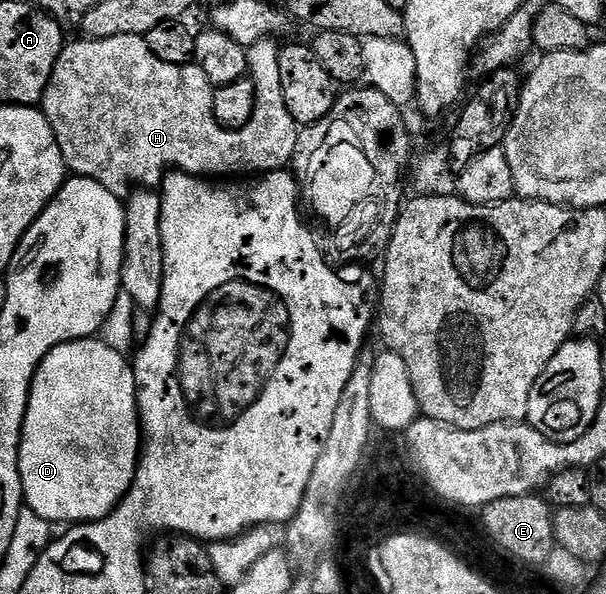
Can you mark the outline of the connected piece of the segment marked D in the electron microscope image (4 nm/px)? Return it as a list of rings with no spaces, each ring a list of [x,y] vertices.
[[[100,338],[72,340],[55,346],[55,350],[51,350],[51,354],[43,357],[37,368],[37,373],[33,376],[33,385],[29,387],[29,405],[21,427],[19,474],[21,475],[21,494],[24,503],[35,514],[39,514],[39,518],[50,521],[54,525],[76,526],[87,524],[90,520],[102,520],[103,517],[113,513],[117,504],[129,493],[129,487],[132,486],[137,473],[137,461],[141,459],[142,443],[141,415],[137,412],[137,383],[135,382],[133,365],[127,359],[126,353],[111,350],[111,346],[107,346]]]

